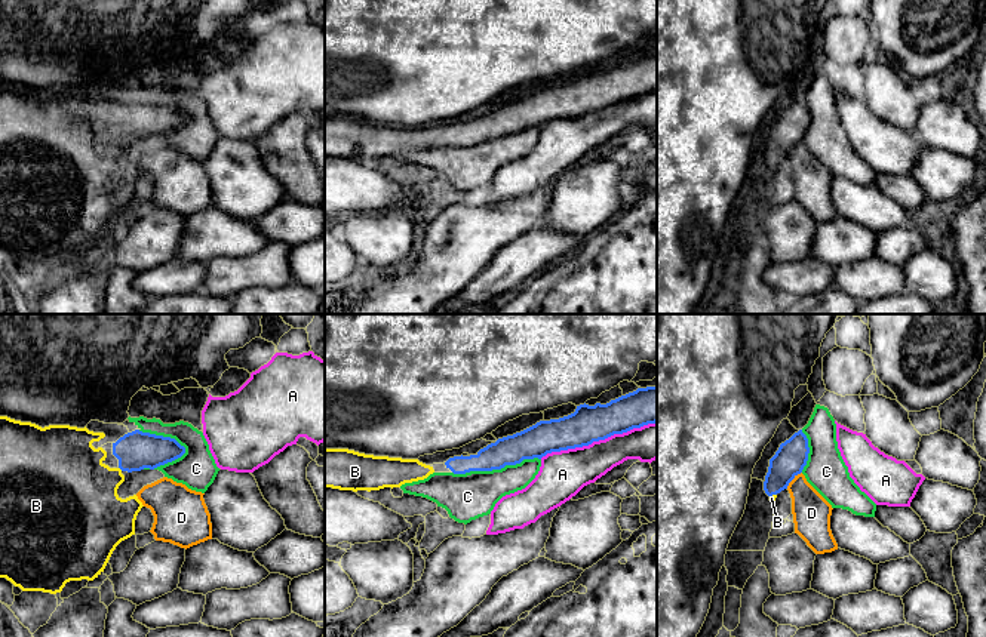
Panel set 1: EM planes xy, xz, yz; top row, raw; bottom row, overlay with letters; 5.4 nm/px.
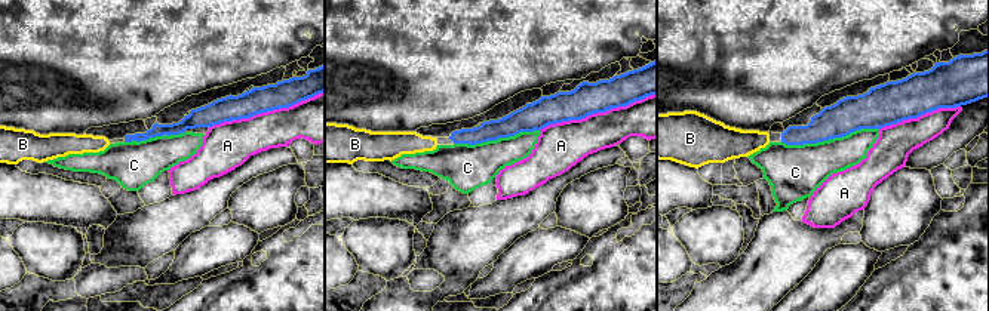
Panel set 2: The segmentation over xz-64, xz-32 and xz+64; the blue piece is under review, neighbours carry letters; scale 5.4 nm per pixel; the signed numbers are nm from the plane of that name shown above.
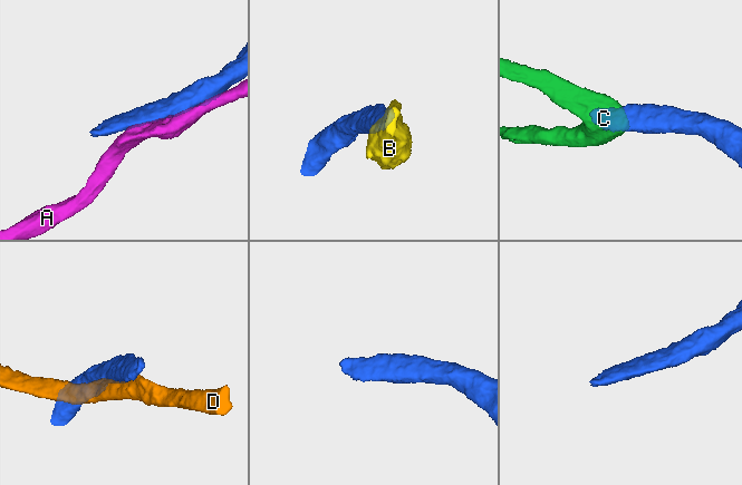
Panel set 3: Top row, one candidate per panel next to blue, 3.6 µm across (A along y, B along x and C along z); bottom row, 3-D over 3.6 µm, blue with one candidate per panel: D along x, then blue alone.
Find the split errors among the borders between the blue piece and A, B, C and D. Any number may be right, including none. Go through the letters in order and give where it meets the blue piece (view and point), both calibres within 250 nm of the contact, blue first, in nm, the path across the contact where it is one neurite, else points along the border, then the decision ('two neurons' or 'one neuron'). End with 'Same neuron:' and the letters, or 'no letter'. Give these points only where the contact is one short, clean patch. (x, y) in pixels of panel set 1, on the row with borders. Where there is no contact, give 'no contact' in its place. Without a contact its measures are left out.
A: xz (598, 440) | 200/240 nm | two neurons
B: xy (120, 468) | 220/380 nm | across xy (135, 451), (120, 468), (110, 479), (80, 491) | one neuron
C: xz (495, 468) | 160/260 nm | two neurons
D: yz (792, 479) | 170/200 nm | two neurons
Same neuron: B

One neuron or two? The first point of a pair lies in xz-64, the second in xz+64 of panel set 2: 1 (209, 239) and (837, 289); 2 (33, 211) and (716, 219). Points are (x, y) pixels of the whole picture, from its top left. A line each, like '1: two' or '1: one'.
1: one
2: two

